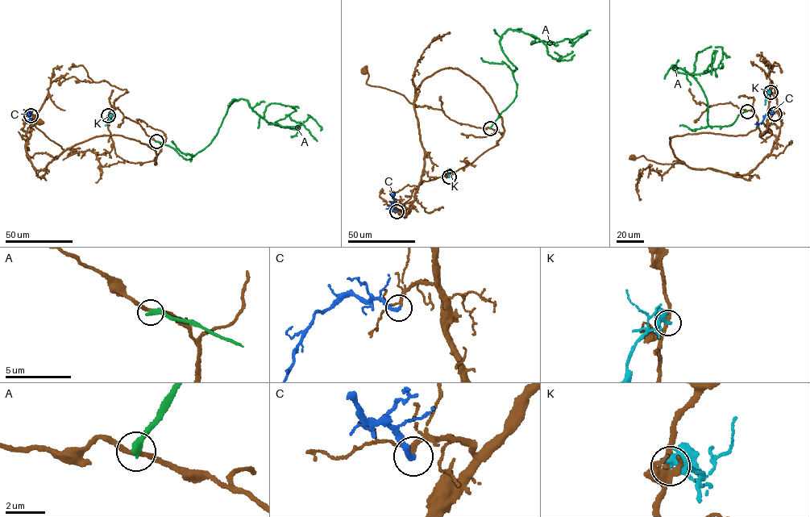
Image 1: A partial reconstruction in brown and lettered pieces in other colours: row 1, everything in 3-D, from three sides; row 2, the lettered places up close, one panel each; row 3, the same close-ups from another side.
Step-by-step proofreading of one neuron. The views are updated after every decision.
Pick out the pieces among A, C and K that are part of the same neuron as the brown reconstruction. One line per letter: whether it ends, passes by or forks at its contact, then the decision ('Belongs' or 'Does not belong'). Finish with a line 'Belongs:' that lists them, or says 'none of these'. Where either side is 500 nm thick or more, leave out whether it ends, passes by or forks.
A: It ends there. Does not belong
C: It ends there. Belongs
K: It passes by. Does not belong
Belongs: C

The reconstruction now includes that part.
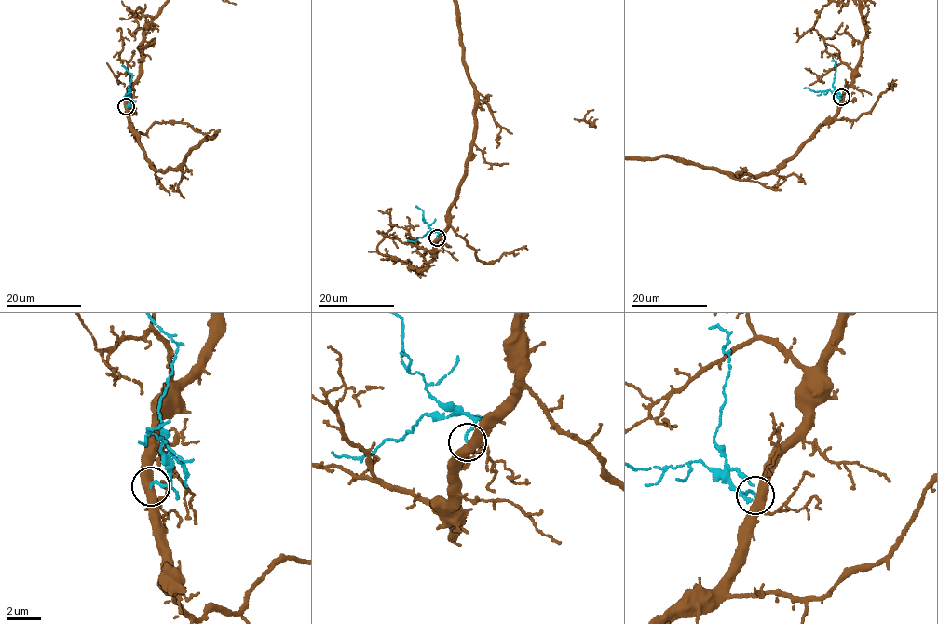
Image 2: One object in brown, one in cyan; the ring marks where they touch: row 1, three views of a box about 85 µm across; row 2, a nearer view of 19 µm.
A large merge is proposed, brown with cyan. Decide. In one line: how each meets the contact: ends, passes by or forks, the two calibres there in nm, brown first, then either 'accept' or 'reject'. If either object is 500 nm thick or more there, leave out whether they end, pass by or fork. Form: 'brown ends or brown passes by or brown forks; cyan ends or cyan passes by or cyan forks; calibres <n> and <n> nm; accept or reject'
brown forks; cyan ends; calibres 420 and 160 nm; reject

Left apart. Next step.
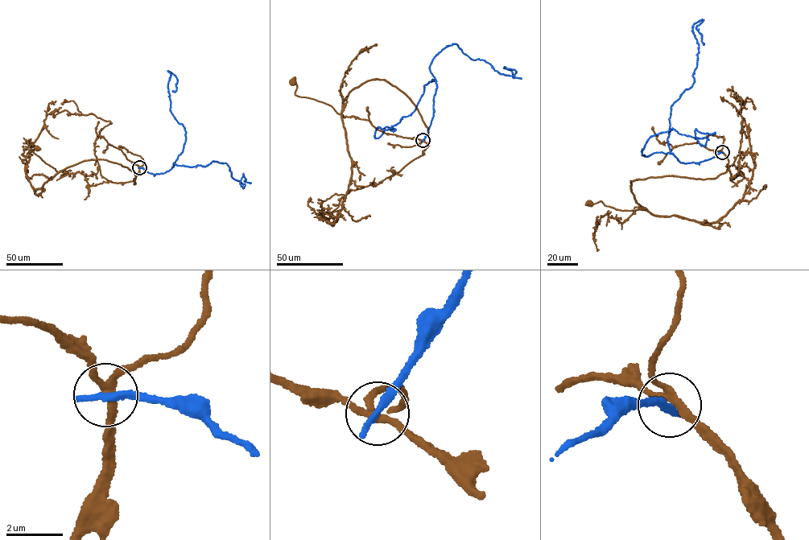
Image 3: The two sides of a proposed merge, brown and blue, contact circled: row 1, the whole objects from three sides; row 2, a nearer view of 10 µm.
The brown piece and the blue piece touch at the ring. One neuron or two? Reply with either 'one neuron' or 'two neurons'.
two neurons

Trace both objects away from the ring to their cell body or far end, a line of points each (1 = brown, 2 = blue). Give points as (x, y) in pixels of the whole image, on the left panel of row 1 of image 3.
1: (139, 167), (134, 184), (134, 172), (106, 160), (84, 160), (58, 172), (34, 153), (39, 150), (36, 147)
2: (139, 167), (154, 175), (173, 162), (206, 166), (217, 161), (227, 163), (243, 187), (243, 175), (250, 183)

